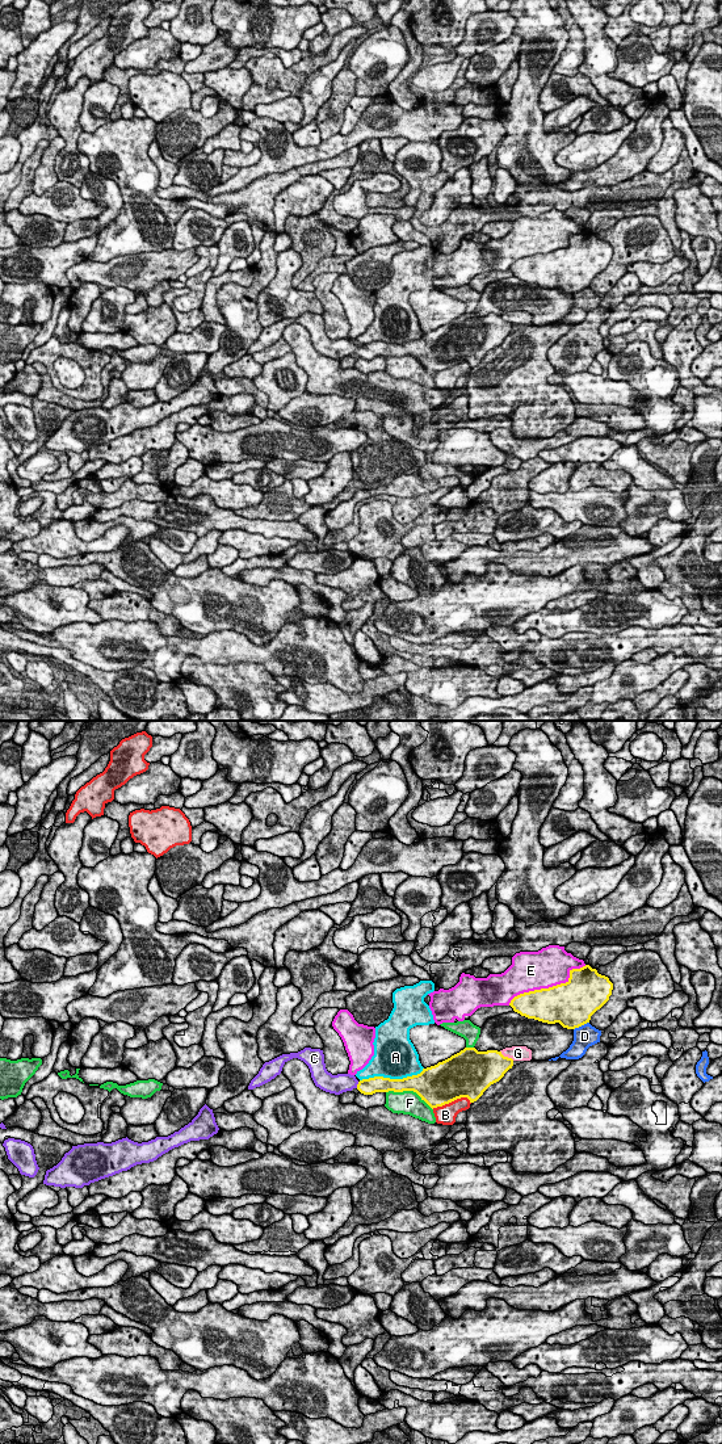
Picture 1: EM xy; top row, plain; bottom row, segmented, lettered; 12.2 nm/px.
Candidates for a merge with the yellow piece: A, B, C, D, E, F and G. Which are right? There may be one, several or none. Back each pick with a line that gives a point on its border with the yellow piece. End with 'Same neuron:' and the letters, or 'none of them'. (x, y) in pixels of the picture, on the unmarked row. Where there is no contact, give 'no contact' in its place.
C: contact xy (357, 349)
Same neuron: C

